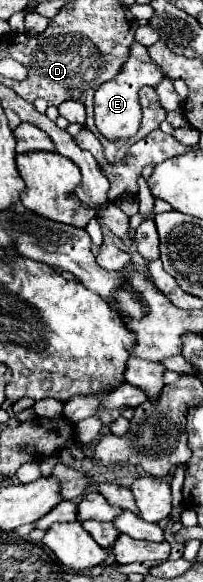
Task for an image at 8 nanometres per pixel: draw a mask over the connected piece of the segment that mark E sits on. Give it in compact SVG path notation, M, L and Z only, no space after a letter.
M139 42L131 44L129 58L125 60L125 66L121 68L121 74L117 74L113 80L101 84L99 90L95 92L95 124L97 124L99 132L109 140L131 138L137 132L142 119L138 96L139 88L157 86L163 78L165 78L163 72L151 62L151 58L147 54L147 48L141 46Z

